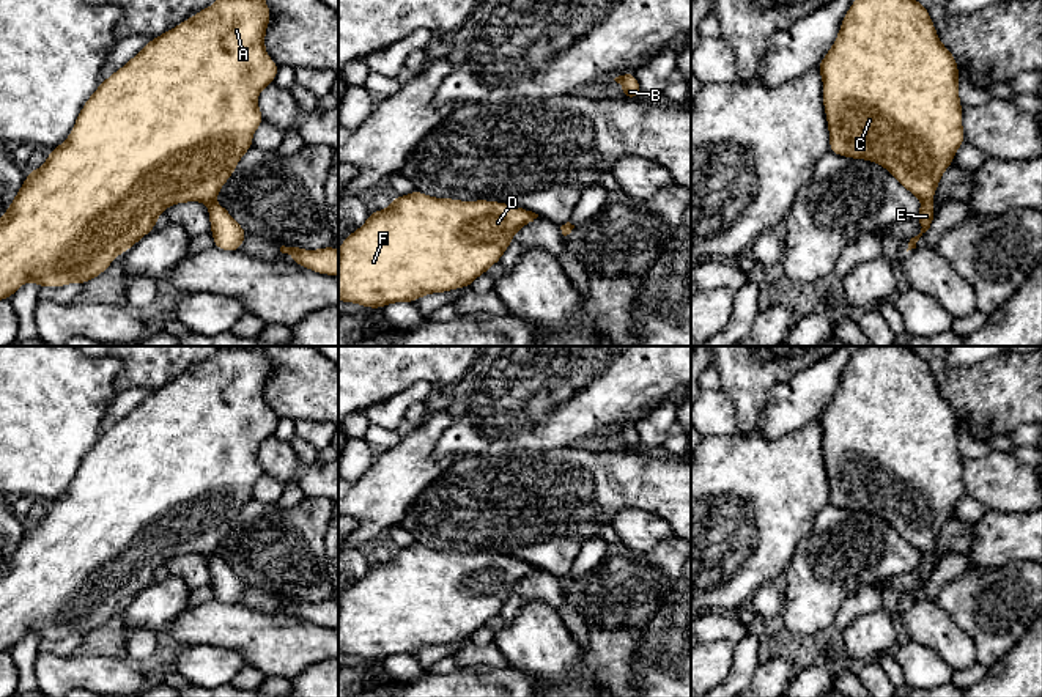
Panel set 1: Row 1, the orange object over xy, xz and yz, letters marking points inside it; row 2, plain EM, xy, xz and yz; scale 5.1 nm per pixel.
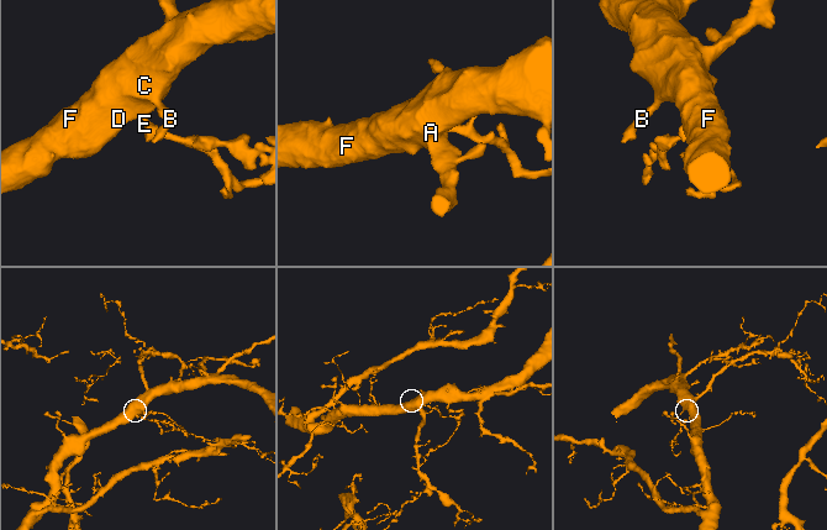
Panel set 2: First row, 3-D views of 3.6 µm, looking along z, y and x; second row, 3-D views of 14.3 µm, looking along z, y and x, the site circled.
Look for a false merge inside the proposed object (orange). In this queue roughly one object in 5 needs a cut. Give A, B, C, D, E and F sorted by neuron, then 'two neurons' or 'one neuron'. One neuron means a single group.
groups A B C D E F; one neuron

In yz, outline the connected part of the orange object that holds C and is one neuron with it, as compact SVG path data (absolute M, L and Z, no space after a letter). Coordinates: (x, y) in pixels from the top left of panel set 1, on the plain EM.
M859 346L842 371L839 387L817 417L823 434L823 459L830 483L830 503L850 511L866 511L885 519L922 559L915 570L921 585L910 592L908 603L935 573L933 548L944 522L965 494L959 419L937 387L924 357L907 346Z

